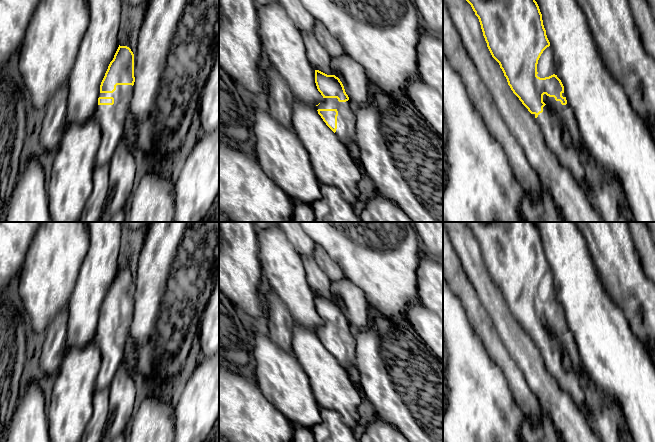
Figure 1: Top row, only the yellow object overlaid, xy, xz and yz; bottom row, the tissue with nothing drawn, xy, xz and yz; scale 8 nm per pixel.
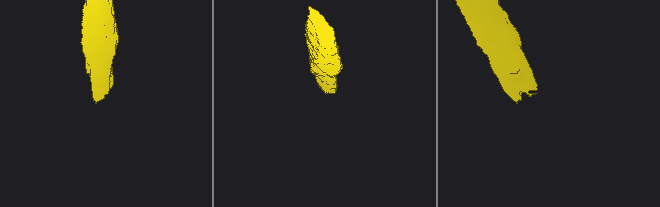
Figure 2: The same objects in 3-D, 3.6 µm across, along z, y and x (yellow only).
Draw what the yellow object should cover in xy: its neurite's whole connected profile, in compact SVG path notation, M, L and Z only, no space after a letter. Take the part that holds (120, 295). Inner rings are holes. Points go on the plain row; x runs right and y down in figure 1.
M119 269L101 306L98 329L93 339L101 356L96 390L110 387L118 367L125 360L134 306L134 278L129 271Z

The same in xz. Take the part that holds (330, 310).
M315 294L315 307L323 320L323 325L316 329L318 338L326 349L348 370L356 364L355 333L345 316L340 303Z

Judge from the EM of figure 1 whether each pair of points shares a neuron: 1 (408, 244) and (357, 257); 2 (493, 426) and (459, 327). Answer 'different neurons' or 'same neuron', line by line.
1: same neuron
2: same neuron

